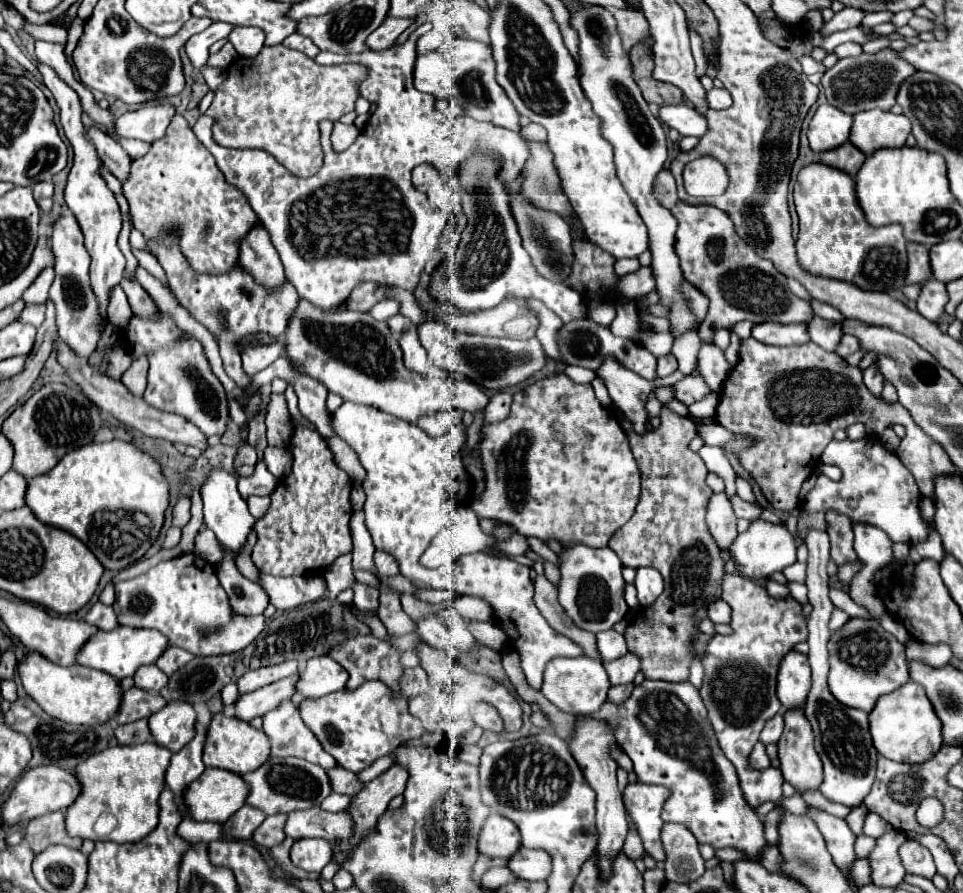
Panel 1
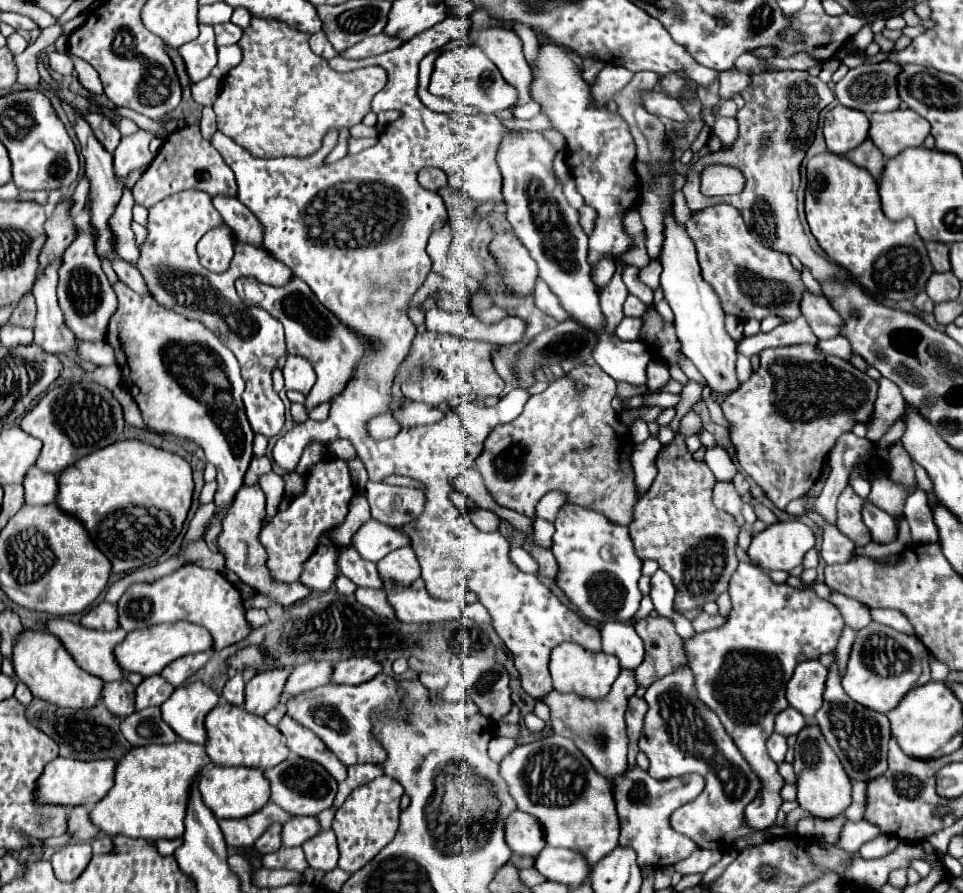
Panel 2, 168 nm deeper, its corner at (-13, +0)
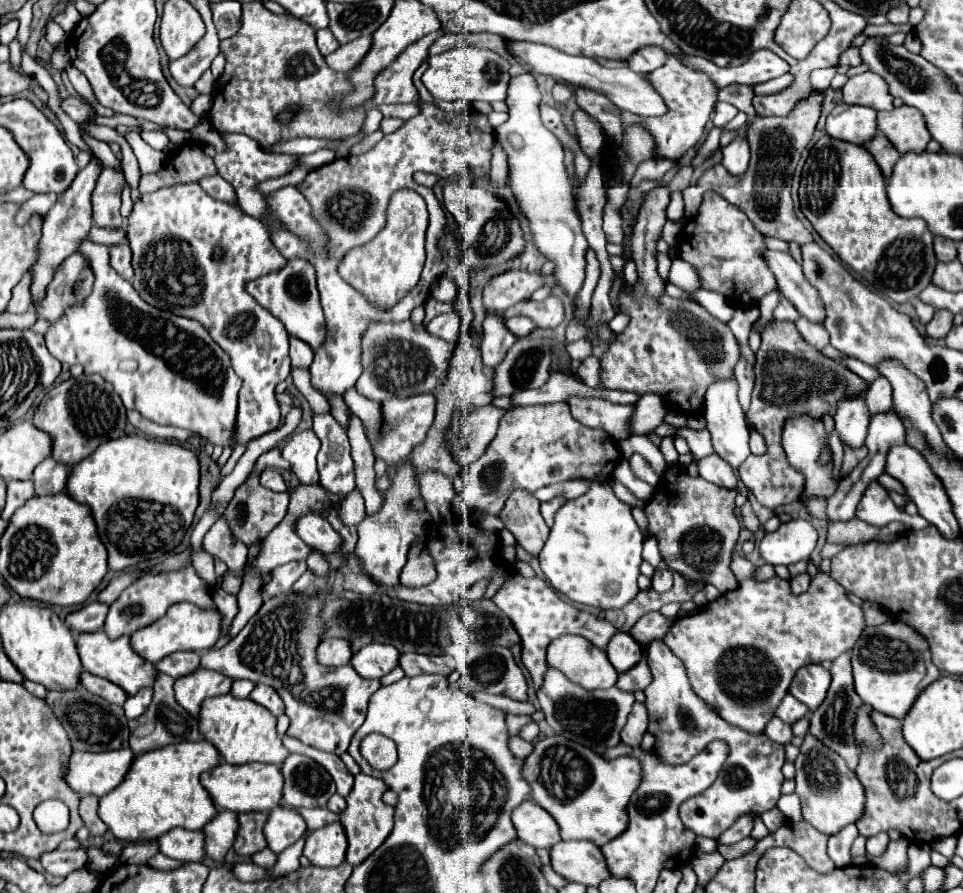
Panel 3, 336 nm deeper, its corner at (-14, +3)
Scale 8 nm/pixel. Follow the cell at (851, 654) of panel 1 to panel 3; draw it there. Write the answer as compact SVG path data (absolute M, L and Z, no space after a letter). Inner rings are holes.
M898 619L862 631L860 639L852 647L852 673L854 689L860 699L874 707L874 711L896 719L904 719L920 691L940 677L940 671L930 659L926 639Z

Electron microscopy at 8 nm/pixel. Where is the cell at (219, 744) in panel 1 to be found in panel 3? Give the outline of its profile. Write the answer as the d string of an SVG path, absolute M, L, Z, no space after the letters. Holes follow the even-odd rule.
M232 695L206 699L204 707L200 709L198 723L204 739L210 741L228 763L242 765L248 761L260 761L280 765L288 757L288 751L284 749L276 731L276 717L270 715L268 709L256 705L252 699L236 699Z

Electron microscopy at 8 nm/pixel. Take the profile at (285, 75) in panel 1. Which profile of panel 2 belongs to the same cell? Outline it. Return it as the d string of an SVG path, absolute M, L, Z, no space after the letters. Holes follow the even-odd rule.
M251 18L251 24L243 30L243 38L237 42L243 50L243 60L223 78L221 92L213 104L213 110L217 116L217 130L221 130L229 138L235 138L235 142L247 148L253 156L273 158L293 154L303 158L317 152L325 134L335 128L335 124L341 124L341 128L351 128L361 122L361 118L371 112L373 96L387 82L387 74L379 66L369 66L347 74L335 72L325 58L313 54L307 38L311 36L303 34L301 30L295 30L293 26L287 26L287 22L279 22L273 18Z

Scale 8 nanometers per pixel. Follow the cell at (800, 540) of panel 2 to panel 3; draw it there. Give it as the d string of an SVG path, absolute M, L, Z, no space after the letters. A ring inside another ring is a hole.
M792 519L782 523L774 533L766 533L760 543L760 555L770 565L792 565L810 559L818 541L812 523Z

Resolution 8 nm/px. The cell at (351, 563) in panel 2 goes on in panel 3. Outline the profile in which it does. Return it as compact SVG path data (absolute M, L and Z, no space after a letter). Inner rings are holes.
M306 515L296 523L296 533L312 547L320 549L324 555L340 555L344 541L332 525L320 515Z

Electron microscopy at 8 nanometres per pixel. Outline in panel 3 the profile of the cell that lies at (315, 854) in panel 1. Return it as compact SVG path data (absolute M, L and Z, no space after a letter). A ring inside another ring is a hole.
M330 823L322 829L316 829L308 835L304 845L304 855L310 859L312 865L318 867L336 867L344 861L346 853L346 835L342 825Z

